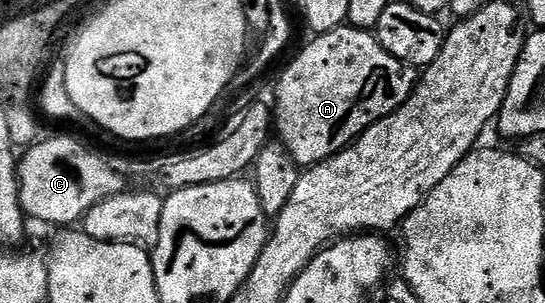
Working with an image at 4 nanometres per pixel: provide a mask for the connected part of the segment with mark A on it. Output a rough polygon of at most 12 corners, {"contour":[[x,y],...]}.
{"contour":[[345,24],[281,72],[275,137],[325,162],[406,104],[417,67]]}

